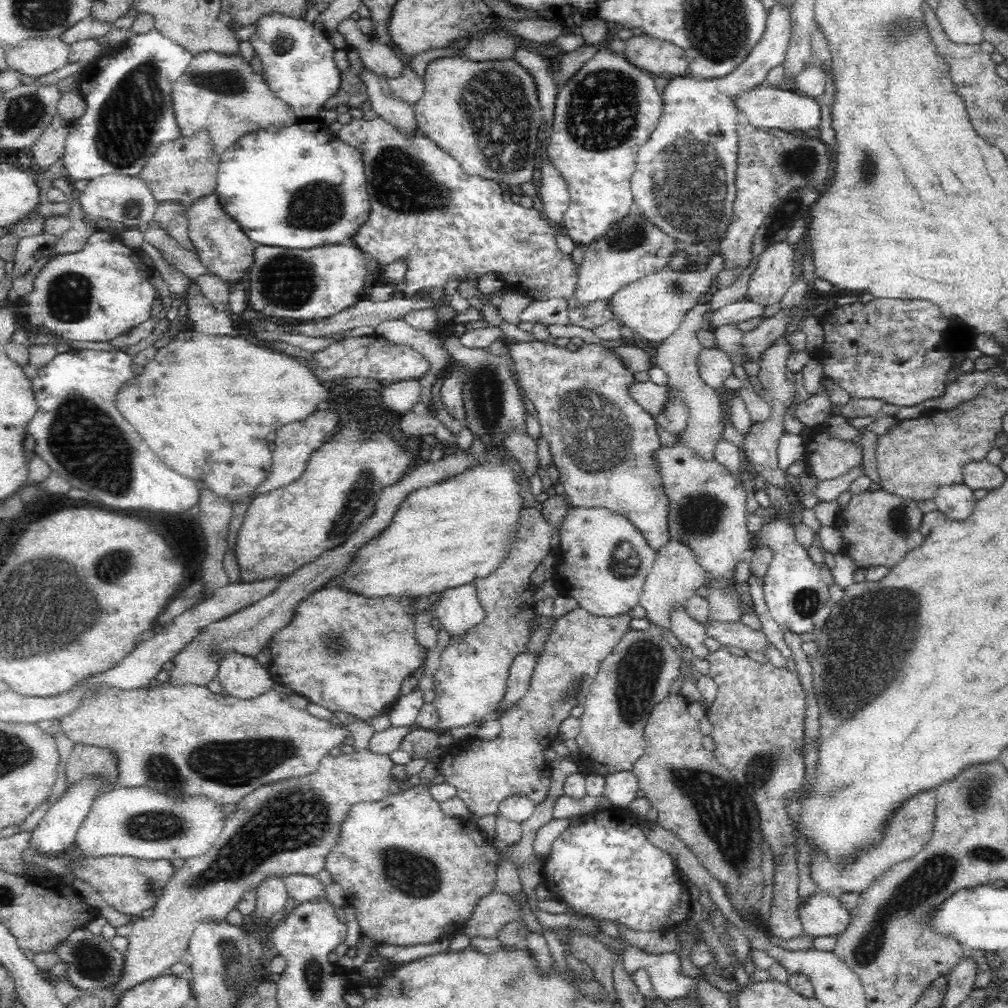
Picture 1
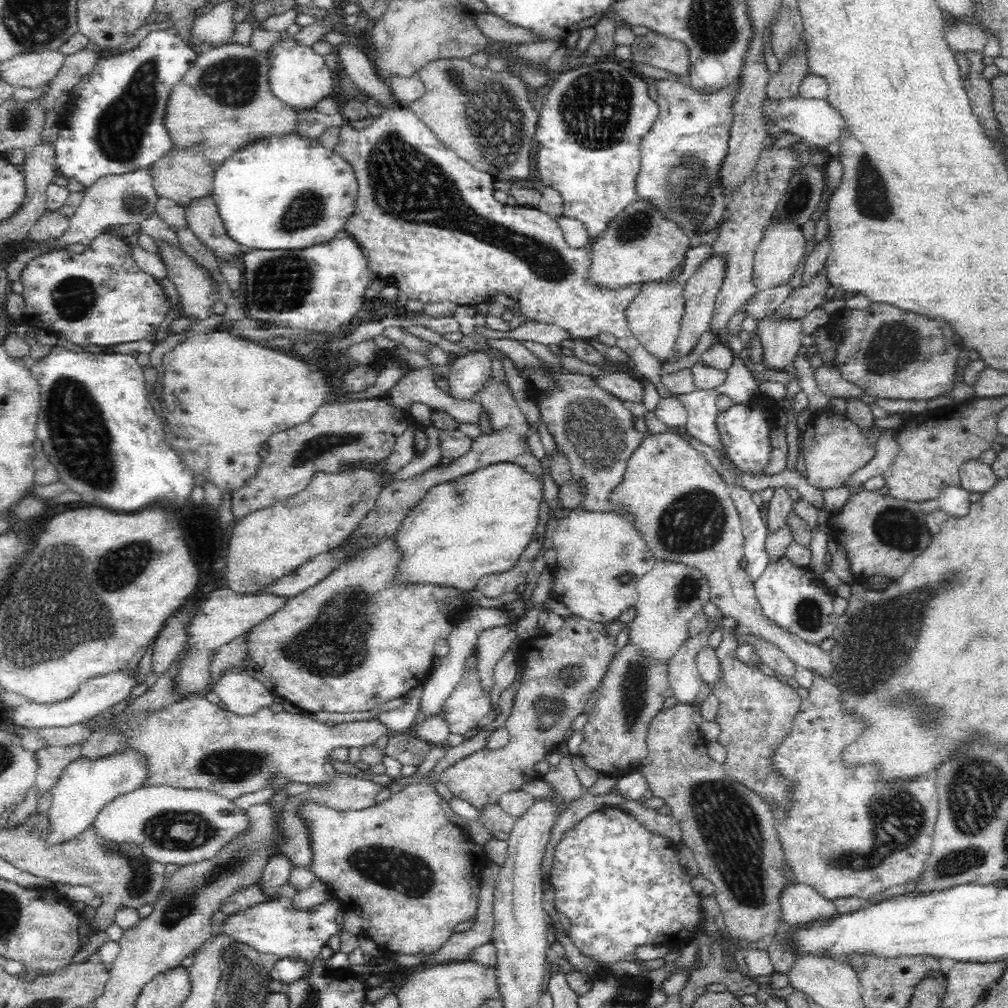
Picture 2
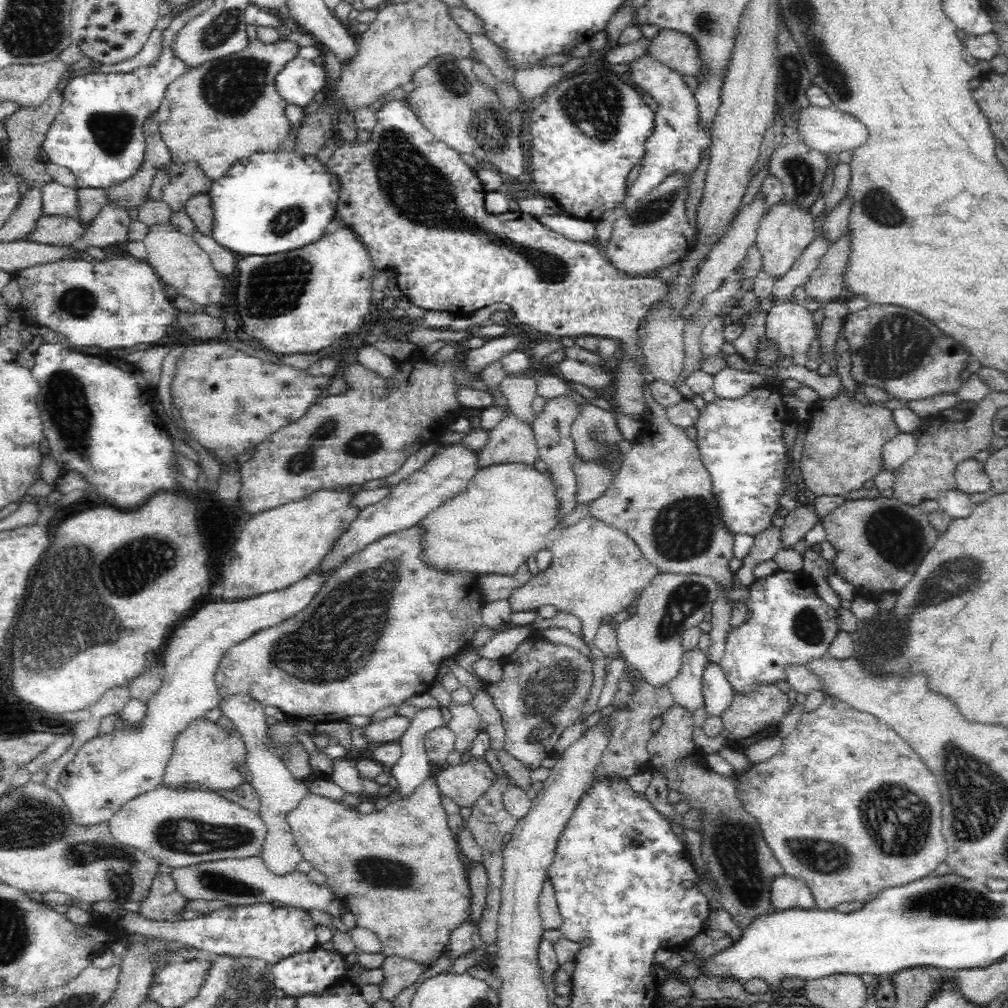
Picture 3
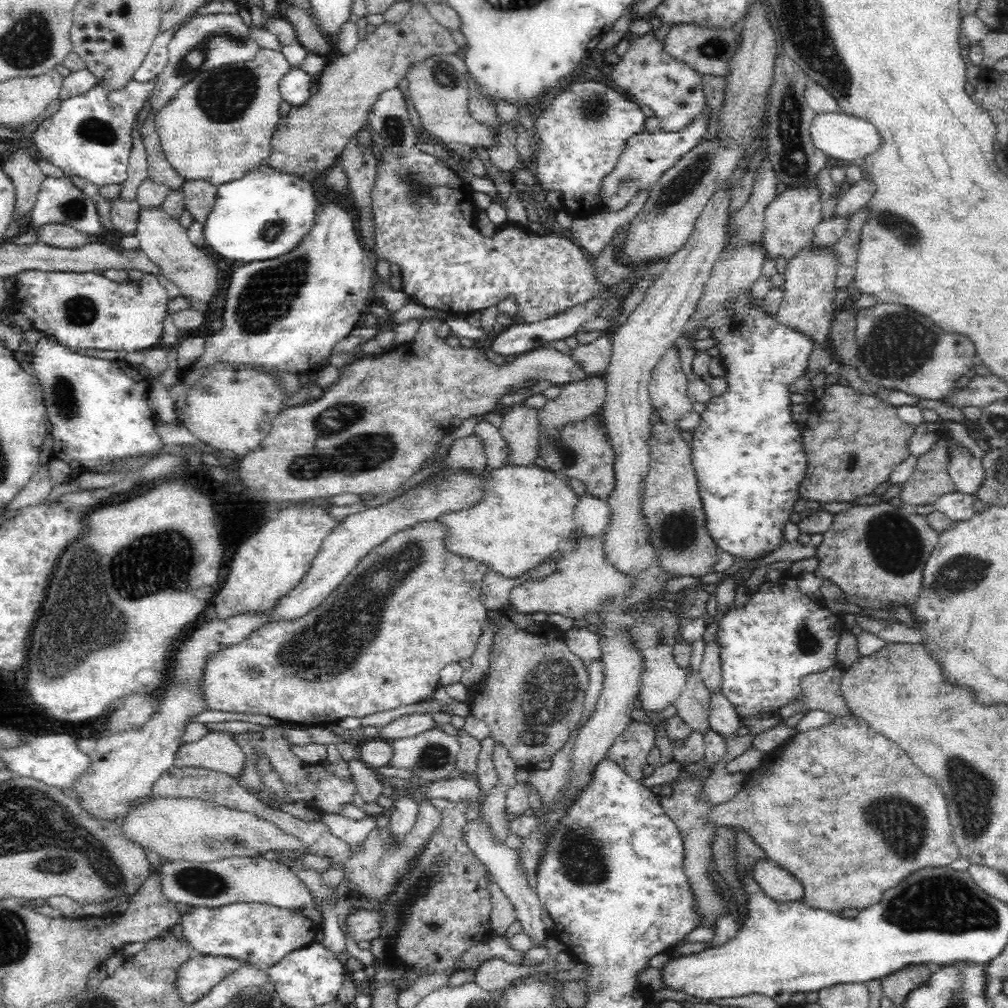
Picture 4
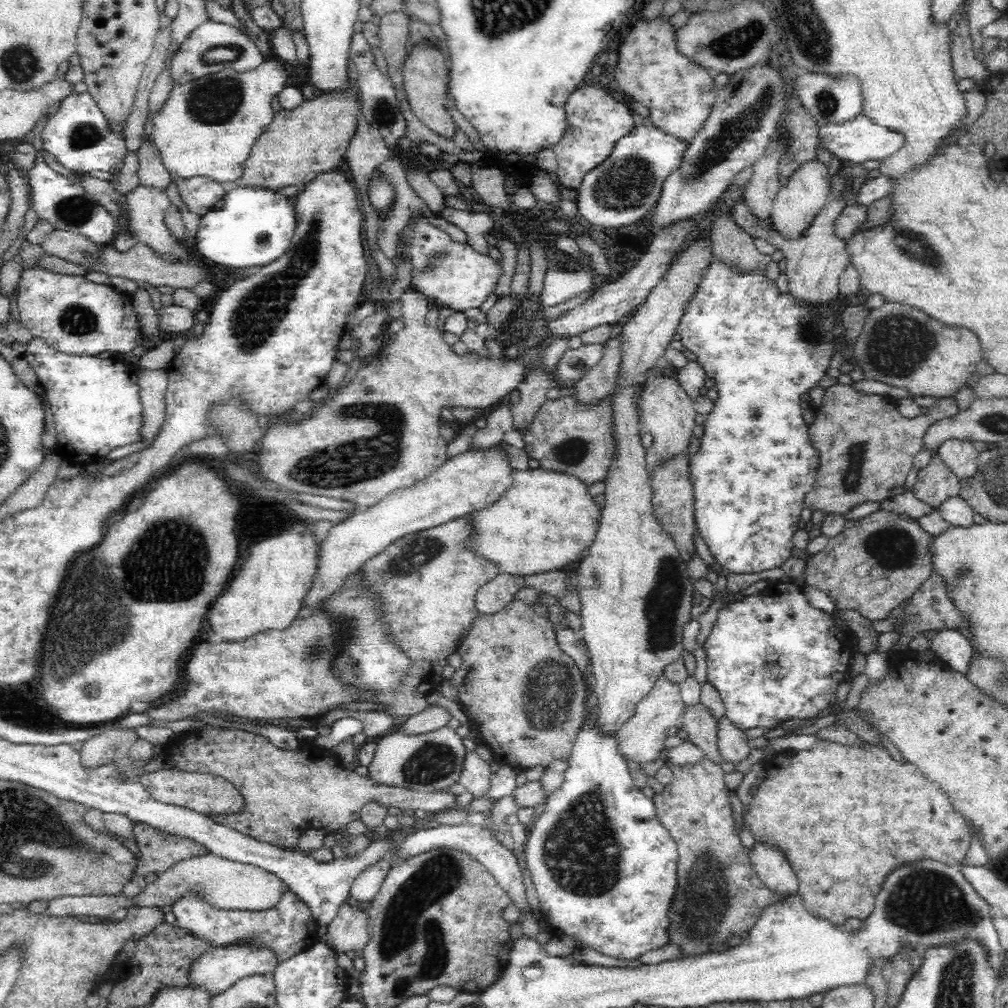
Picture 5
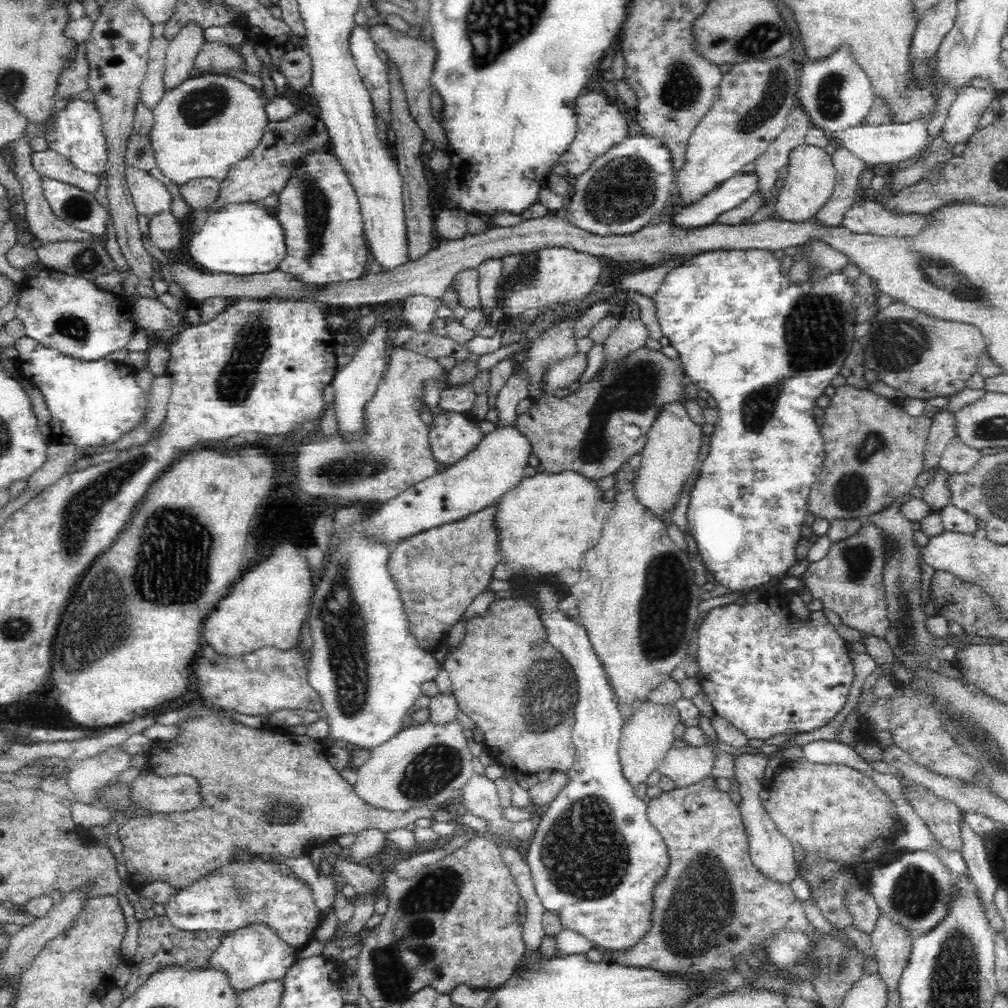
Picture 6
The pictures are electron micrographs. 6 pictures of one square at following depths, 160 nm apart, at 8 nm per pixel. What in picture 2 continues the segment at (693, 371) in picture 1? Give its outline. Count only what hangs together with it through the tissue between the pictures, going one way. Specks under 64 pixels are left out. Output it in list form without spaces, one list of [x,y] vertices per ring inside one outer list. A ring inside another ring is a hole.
[[[714,254],[706,260],[698,270],[684,282],[682,297],[684,297],[684,316],[681,320],[681,329],[676,339],[677,358],[690,354],[690,350],[698,344],[698,339],[704,332],[708,331],[708,324],[712,318],[715,300],[721,289],[725,277],[726,259]]]

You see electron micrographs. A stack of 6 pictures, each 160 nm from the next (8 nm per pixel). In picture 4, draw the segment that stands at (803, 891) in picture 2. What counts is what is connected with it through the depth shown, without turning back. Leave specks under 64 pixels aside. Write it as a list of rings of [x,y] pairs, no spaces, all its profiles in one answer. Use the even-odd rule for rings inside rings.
[[[768,858],[758,860],[752,868],[752,874],[765,895],[775,902],[801,900],[803,894],[801,882],[773,860]]]

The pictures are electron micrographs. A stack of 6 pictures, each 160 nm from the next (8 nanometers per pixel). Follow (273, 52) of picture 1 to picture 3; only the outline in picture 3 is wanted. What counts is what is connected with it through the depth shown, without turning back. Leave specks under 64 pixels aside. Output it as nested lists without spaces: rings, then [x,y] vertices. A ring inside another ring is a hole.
[[[293,58],[275,76],[275,87],[287,104],[308,107],[316,92],[325,91],[325,71],[311,60]]]

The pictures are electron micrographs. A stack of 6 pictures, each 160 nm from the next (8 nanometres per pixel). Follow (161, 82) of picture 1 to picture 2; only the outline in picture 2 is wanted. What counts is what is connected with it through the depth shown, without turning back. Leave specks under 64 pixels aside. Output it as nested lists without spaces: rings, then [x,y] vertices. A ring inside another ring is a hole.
[[[175,27],[151,31],[134,52],[110,60],[99,58],[94,68],[73,88],[71,101],[64,112],[58,114],[58,138],[50,144],[56,156],[58,174],[78,181],[87,189],[104,176],[149,168],[154,161],[166,156],[173,148],[171,136],[165,128],[166,104],[174,84],[188,72],[196,59],[197,54],[181,40]]]

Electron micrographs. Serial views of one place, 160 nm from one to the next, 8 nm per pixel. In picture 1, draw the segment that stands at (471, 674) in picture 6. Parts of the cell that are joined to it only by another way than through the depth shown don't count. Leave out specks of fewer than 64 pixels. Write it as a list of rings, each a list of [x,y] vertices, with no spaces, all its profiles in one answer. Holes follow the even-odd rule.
[[[576,608],[562,618],[556,620],[552,631],[540,653],[538,665],[534,675],[530,679],[528,692],[506,709],[498,717],[502,724],[502,732],[494,740],[480,740],[480,738],[466,739],[443,750],[439,763],[439,773],[444,782],[456,787],[457,796],[468,806],[469,810],[479,818],[488,814],[496,814],[499,804],[508,796],[527,796],[533,806],[538,807],[550,792],[550,768],[542,751],[550,747],[551,743],[558,739],[562,720],[570,717],[570,711],[574,706],[583,704],[590,685],[596,679],[598,664],[610,656],[614,645],[618,644],[624,636],[624,632],[630,629],[632,616],[630,614],[618,614],[618,616],[596,616],[586,608]]]

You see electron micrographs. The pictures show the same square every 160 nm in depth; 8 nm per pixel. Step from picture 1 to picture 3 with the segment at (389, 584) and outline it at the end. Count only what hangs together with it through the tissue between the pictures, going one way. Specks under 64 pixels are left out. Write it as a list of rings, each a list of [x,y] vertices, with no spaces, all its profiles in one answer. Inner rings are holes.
[[[522,463],[487,466],[467,482],[464,490],[418,522],[425,532],[422,559],[437,570],[511,575],[530,556],[549,547],[546,534],[556,528],[558,515],[559,500],[549,475]]]

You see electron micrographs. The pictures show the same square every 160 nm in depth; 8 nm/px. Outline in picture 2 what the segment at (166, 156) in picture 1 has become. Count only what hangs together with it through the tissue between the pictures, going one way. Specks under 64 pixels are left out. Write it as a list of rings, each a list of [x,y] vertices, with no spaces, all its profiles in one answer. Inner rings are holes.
[[[201,146],[186,149],[173,147],[166,156],[154,161],[149,167],[157,195],[160,198],[175,200],[180,208],[187,207],[191,200],[210,196],[213,190],[215,169],[205,160]]]

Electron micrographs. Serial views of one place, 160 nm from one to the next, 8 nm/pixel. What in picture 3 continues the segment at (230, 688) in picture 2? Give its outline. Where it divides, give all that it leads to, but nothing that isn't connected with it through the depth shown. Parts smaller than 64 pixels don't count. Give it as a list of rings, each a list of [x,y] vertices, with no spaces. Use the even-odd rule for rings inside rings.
[[[232,695],[219,703],[221,714],[228,717],[236,726],[245,742],[248,771],[251,775],[251,785],[259,794],[261,802],[258,814],[267,826],[267,835],[261,857],[270,872],[276,875],[284,875],[297,870],[299,862],[302,862],[303,854],[295,842],[290,825],[286,821],[286,814],[294,810],[294,807],[309,793],[302,780],[294,779],[286,765],[282,764],[274,753],[266,747],[266,715],[264,708],[258,700],[248,695]]]

